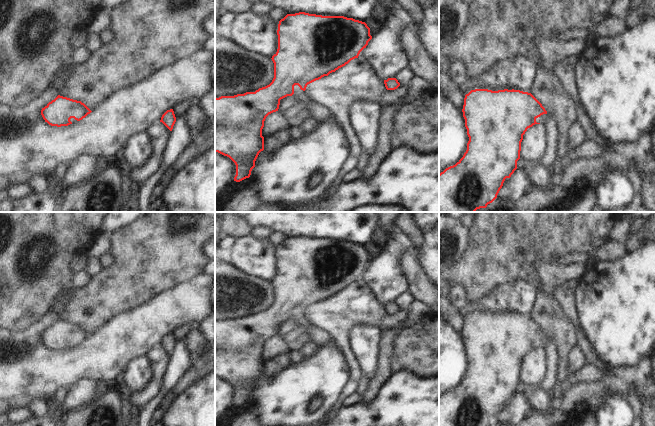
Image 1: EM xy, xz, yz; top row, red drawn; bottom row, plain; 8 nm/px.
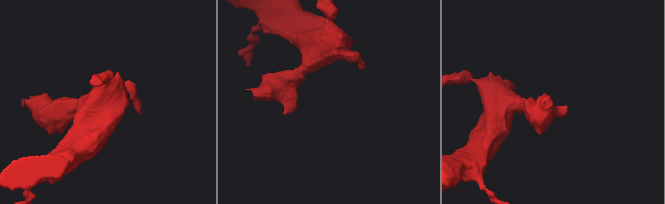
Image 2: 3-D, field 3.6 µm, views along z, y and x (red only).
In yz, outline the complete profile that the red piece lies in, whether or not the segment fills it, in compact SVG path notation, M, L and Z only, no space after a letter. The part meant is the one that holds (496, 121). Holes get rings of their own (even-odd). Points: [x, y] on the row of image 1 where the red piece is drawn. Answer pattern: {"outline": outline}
{"outline": "M514 89L471 90L465 95L462 112L469 137L467 150L455 165L439 174L439 212L475 212L492 203L497 198L505 179L510 178L517 169L521 142L527 129L535 124L545 126L548 121L547 111L531 93Z"}

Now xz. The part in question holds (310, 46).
{"outline": "M305 12L287 14L279 21L277 35L278 49L271 58L274 63L272 82L255 92L215 98L215 152L229 157L235 163L236 182L250 177L259 153L264 150L264 121L269 114L278 111L281 99L294 95L297 101L308 105L311 118L318 123L334 120L327 108L305 93L306 87L358 58L372 39L365 22L344 16Z"}

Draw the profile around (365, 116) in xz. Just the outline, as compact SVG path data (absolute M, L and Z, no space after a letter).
M374 101L359 102L351 112L352 125L360 139L363 151L369 156L378 146L382 106Z

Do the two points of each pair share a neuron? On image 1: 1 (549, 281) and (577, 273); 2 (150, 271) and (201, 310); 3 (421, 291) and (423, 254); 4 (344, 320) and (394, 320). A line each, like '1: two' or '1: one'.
1: one
2: two
3: two
4: two

